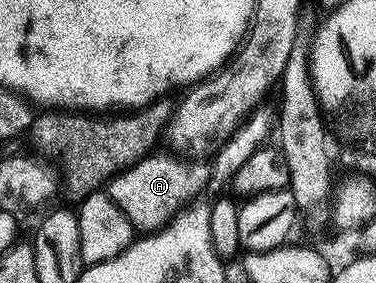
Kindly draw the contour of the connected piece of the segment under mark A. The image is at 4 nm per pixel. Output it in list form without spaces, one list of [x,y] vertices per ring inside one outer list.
[[[156,156],[143,157],[137,165],[112,178],[106,186],[108,197],[120,208],[122,215],[130,219],[133,230],[144,235],[164,228],[181,210],[192,205],[199,198],[196,196],[204,188],[209,188],[212,180],[212,170],[203,160]]]

